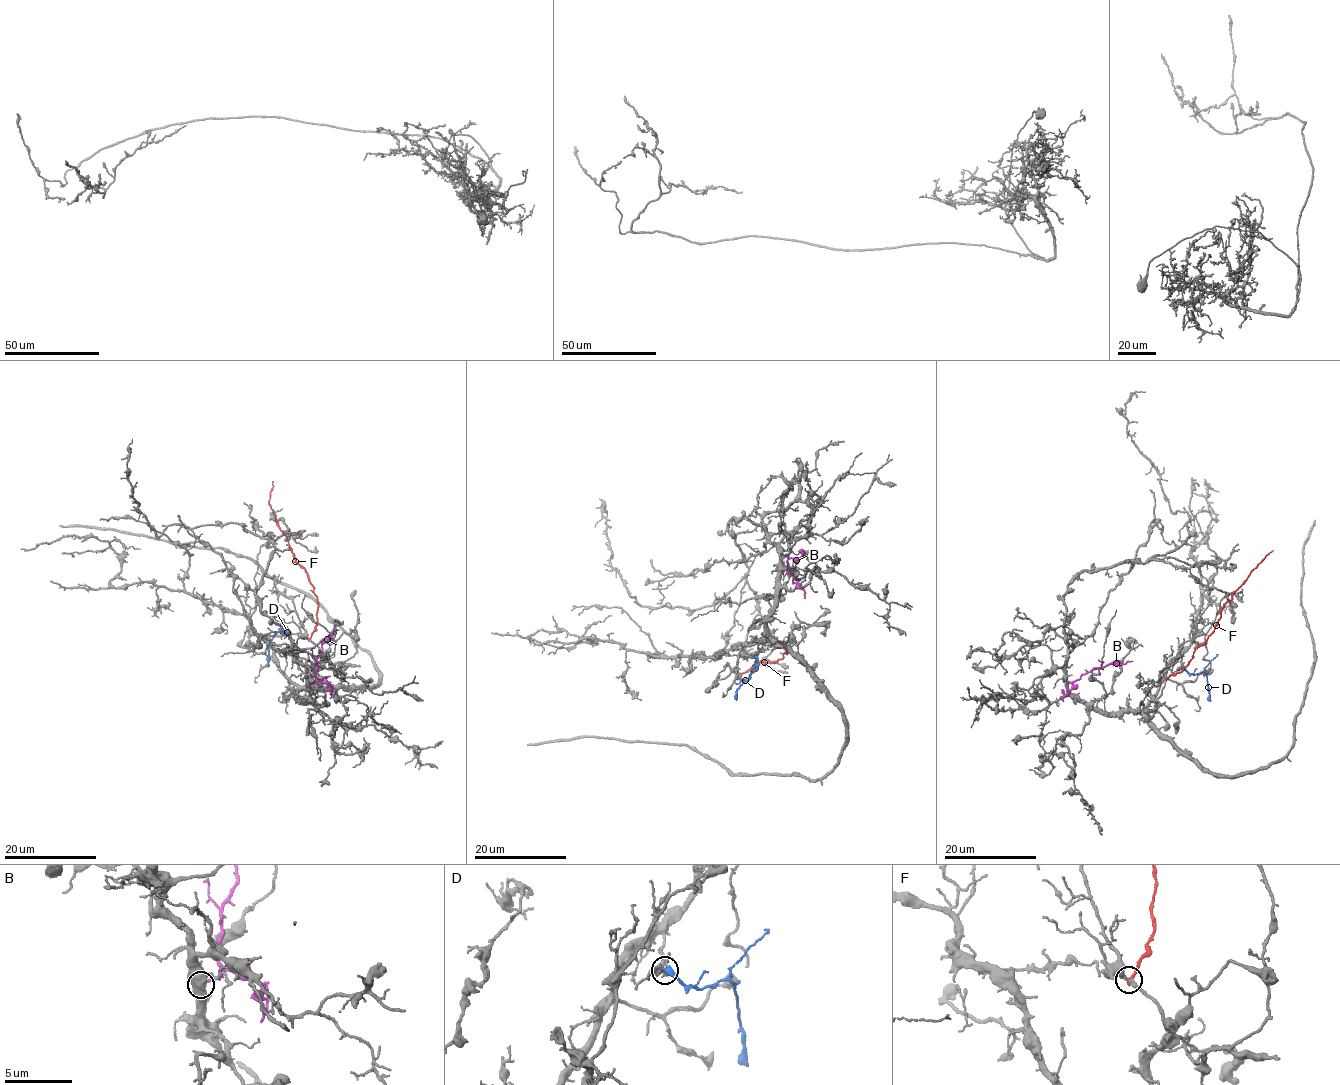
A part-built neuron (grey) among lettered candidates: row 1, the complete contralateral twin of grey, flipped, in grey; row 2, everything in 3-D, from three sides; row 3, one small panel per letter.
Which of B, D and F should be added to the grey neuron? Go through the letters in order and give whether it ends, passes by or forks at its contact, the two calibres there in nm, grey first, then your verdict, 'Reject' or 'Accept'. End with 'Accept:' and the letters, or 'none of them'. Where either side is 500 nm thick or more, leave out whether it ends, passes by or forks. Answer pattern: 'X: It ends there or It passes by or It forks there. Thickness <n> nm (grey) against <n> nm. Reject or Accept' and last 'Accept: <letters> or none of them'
B: Thickness 550 nm (grey) against 200 nm. Accept
D: It ends there. Thickness 340 nm (grey) against 400 nm. Reject
F: It ends there. Thickness 260 nm (grey) against 240 nm. Reject
Accept: B

